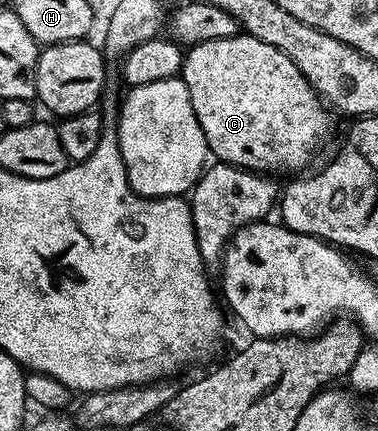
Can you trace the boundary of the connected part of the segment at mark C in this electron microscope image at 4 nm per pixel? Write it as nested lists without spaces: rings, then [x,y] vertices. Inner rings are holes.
[[[239,32],[235,34],[233,38],[198,42],[194,46],[189,47],[189,49],[185,51],[182,60],[182,73],[180,77],[184,84],[187,85],[188,92],[191,94],[192,108],[195,109],[196,120],[199,121],[200,128],[203,129],[209,146],[209,153],[213,155],[213,157],[218,157],[215,159],[217,159],[219,163],[228,166],[237,166],[251,172],[270,172],[266,170],[275,170],[278,174],[286,174],[289,170],[302,172],[307,169],[305,166],[310,162],[310,153],[325,140],[326,133],[330,130],[331,111],[324,105],[323,99],[320,97],[318,91],[310,85],[309,80],[300,72],[300,68],[296,66],[294,61],[291,60],[287,54],[280,52],[276,48],[272,48],[272,44],[264,44],[264,40],[256,40],[251,34]]]

